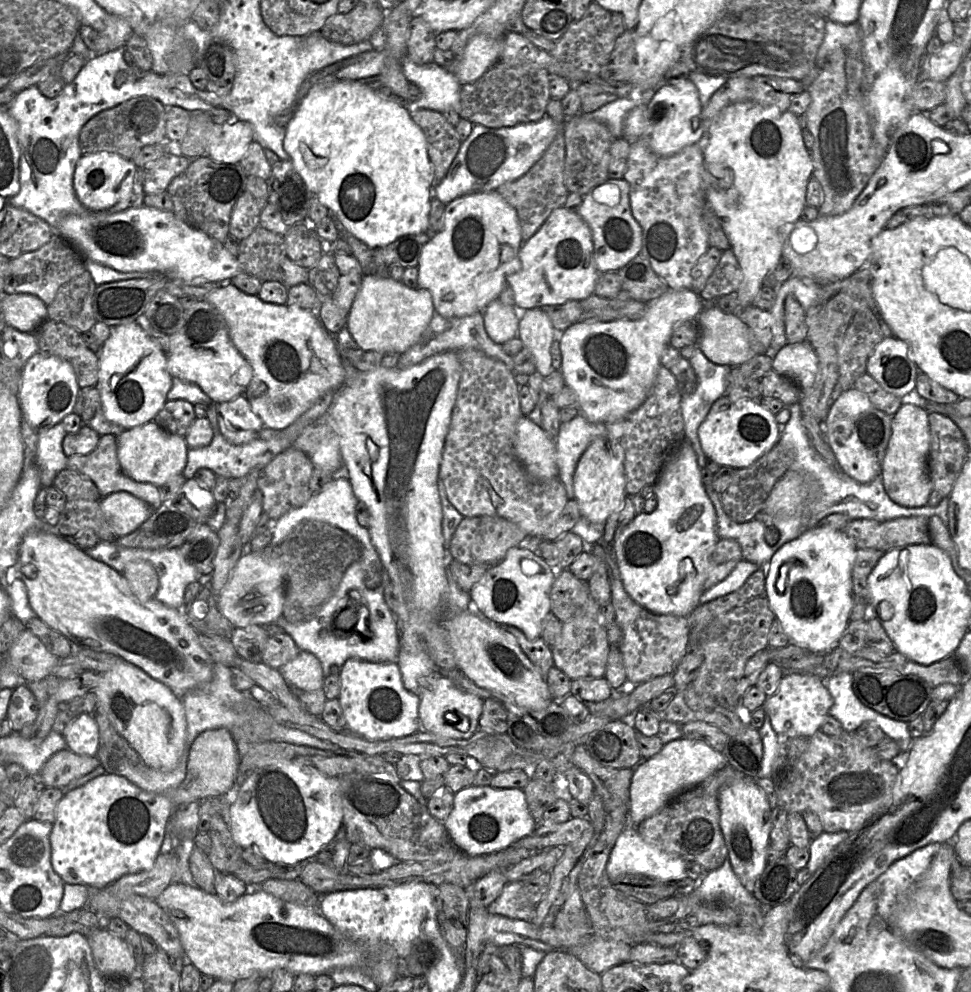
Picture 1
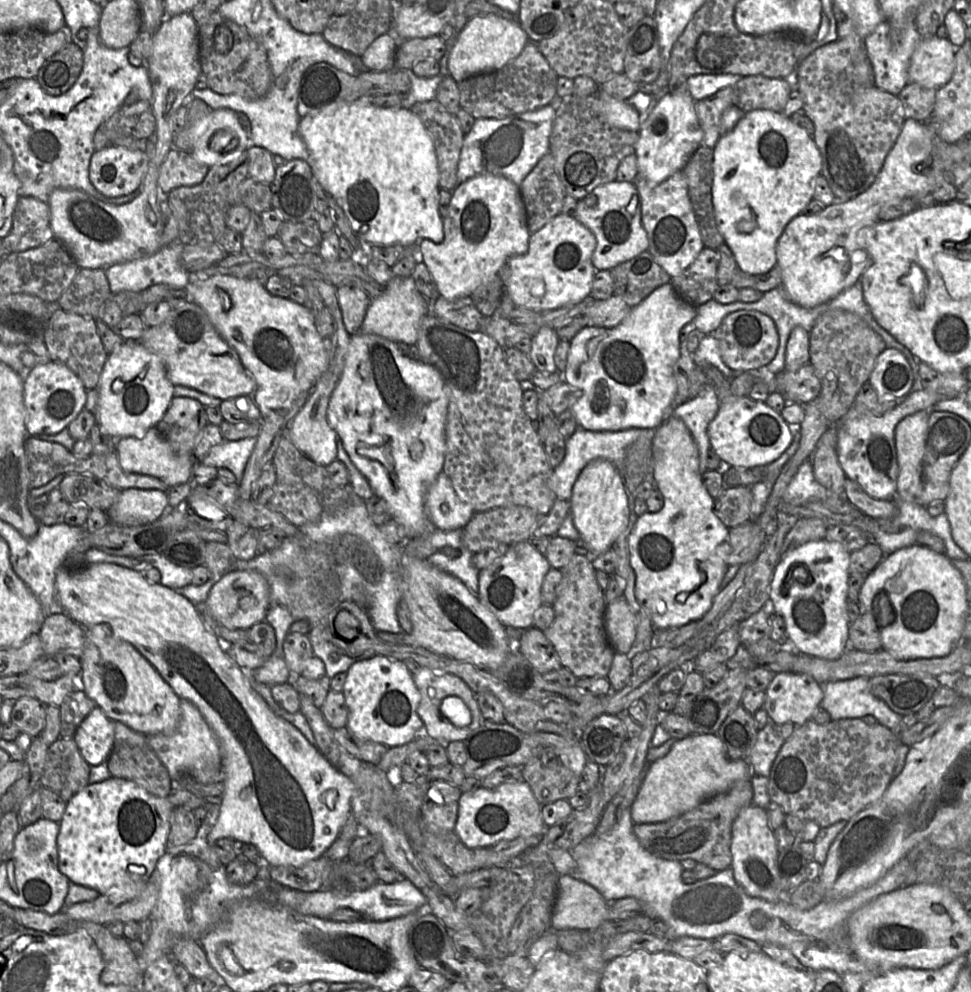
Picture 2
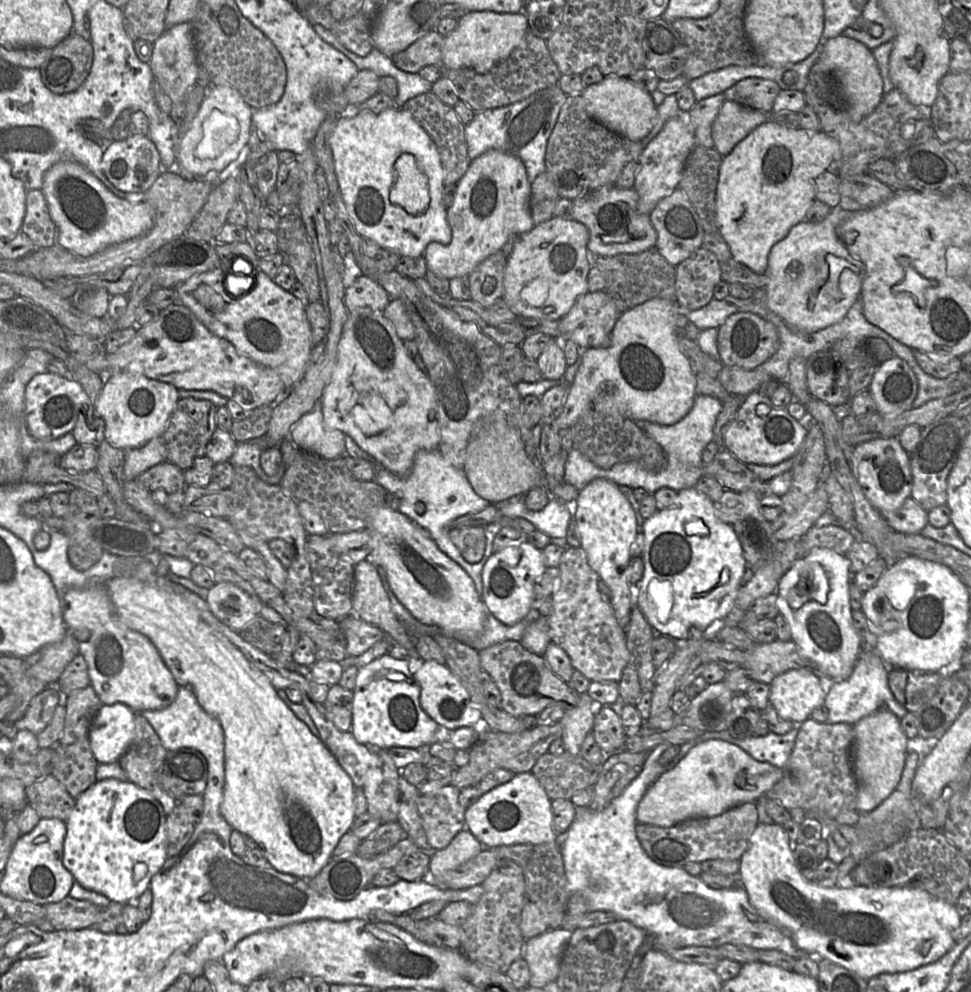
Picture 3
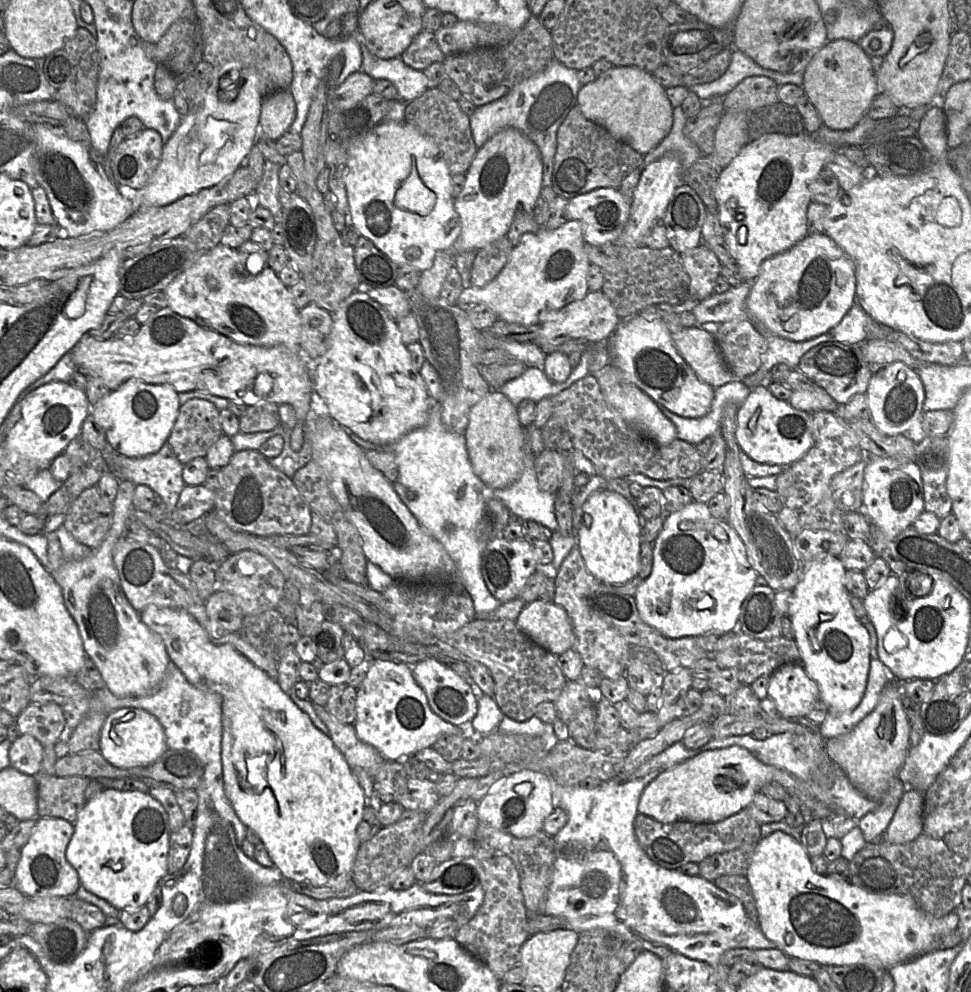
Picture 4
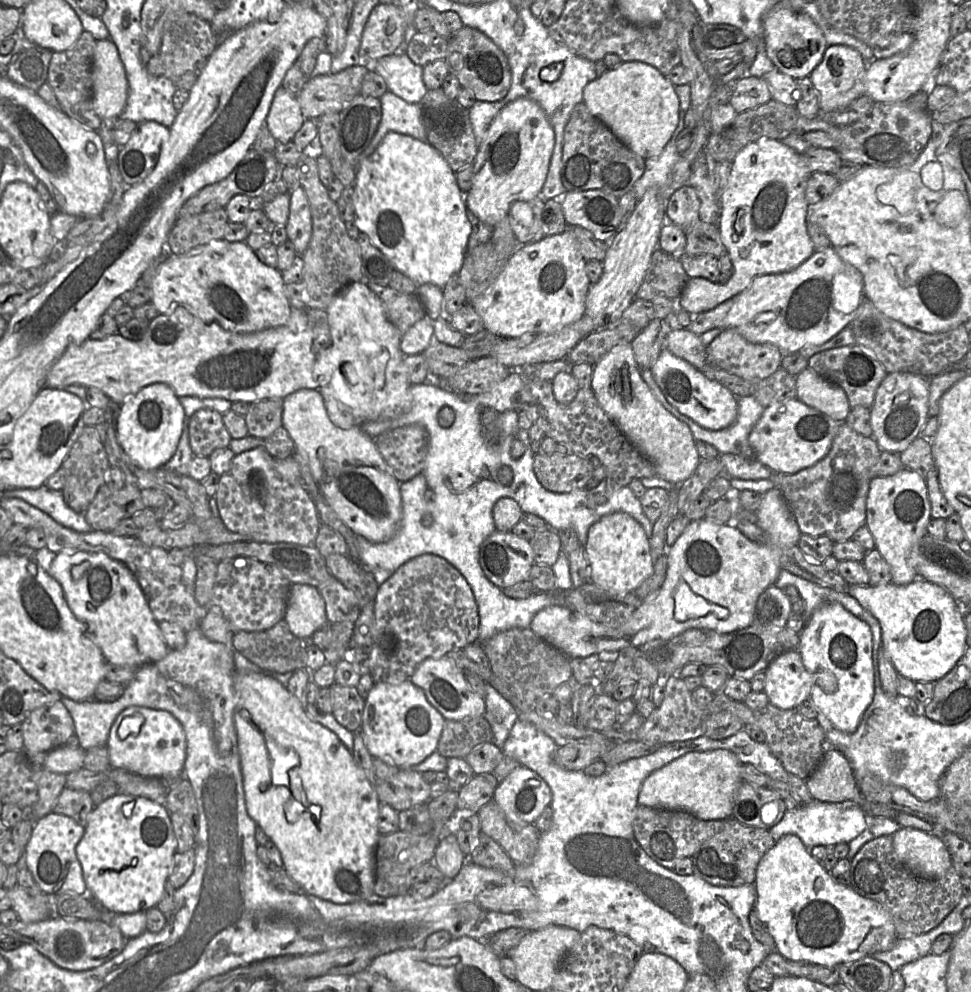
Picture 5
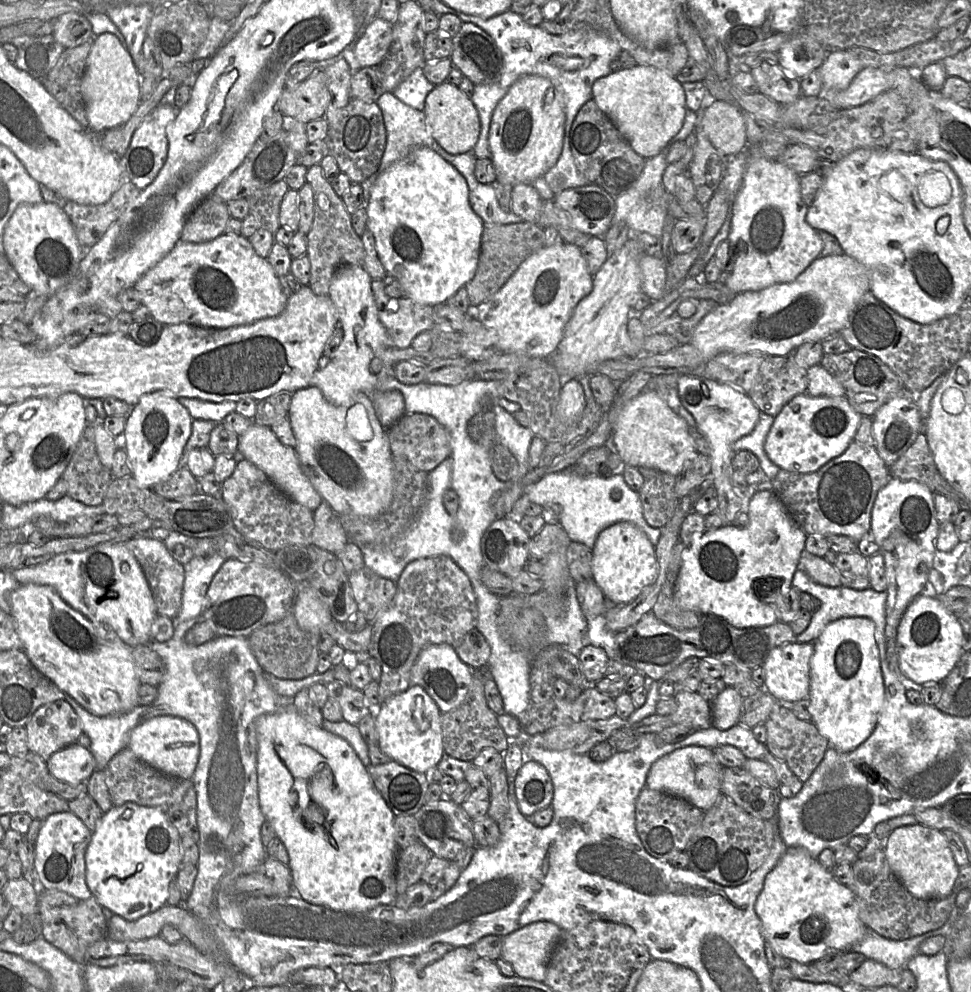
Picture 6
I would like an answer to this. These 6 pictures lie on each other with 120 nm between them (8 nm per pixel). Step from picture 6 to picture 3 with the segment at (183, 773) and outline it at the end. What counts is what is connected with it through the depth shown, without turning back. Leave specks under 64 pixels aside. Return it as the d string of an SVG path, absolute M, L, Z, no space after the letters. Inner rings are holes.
M124 704L103 705L89 730L91 751L99 764L118 762L135 735L135 713Z

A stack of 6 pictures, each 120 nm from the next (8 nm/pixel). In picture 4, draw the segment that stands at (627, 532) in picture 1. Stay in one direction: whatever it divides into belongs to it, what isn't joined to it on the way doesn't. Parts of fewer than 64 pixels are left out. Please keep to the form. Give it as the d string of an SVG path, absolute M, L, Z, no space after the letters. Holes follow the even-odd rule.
M694 501L679 511L665 515L666 517L664 519L662 530L659 533L653 548L652 571L638 586L634 596L641 619L646 624L659 631L662 635L674 639L682 637L698 637L705 634L725 634L735 631L737 629L741 605L750 591L757 585L756 581L759 576L749 559L745 544L728 521L718 520L711 515L708 506L705 503Z

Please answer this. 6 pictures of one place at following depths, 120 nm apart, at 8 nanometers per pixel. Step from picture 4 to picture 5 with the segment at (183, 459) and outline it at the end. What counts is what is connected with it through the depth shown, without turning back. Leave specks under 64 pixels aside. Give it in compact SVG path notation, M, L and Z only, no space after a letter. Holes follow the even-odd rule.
M202 408L188 419L189 444L193 455L209 457L220 448L229 447L231 436L222 414Z

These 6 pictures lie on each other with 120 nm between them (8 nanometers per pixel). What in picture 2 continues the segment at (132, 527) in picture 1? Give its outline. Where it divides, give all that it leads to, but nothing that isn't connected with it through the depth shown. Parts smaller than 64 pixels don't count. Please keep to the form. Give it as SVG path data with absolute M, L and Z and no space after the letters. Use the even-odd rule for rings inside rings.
M130 488L120 490L107 514L110 522L119 525L146 524L154 522L171 508L165 491Z

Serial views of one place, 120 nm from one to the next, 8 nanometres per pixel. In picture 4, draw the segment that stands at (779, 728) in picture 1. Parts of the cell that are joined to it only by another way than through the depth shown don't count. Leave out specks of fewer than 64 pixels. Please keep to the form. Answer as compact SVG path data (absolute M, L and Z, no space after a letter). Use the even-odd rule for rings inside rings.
M787 663L769 676L768 697L774 701L780 715L806 717L820 700L820 690L818 684L806 673L801 663Z

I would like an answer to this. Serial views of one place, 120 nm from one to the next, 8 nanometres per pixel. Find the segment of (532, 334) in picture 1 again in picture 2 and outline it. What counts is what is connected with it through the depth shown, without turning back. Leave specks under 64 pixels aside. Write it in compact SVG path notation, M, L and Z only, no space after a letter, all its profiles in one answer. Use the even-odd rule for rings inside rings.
M541 326L531 338L532 345L529 357L535 369L548 373L556 372L555 352L560 338L555 329Z

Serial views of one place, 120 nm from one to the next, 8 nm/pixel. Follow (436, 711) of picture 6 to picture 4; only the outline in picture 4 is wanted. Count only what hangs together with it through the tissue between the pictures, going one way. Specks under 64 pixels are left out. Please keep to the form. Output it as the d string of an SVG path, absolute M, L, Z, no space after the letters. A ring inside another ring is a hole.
M375 660L357 690L356 720L354 729L357 737L376 749L386 760L395 762L401 756L410 757L426 748L432 748L442 735L462 735L458 726L452 725L430 708L425 692L416 683L412 667L407 663L388 660Z

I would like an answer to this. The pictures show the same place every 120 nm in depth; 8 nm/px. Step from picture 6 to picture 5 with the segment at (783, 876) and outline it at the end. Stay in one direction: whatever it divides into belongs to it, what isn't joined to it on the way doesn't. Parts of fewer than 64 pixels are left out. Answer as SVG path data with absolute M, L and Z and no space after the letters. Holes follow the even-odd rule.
M797 835L781 837L764 854L756 869L754 886L754 909L757 916L774 938L777 952L787 960L839 967L874 953L887 951L898 940L889 913L878 902L858 894L850 885L836 882Z

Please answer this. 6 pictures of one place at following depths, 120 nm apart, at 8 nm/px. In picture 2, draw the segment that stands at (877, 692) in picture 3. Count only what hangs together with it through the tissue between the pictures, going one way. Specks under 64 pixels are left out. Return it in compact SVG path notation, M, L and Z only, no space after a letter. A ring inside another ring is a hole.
M856 677L824 684L821 707L829 712L833 721L873 716L883 726L898 732L903 716L871 693L869 678Z

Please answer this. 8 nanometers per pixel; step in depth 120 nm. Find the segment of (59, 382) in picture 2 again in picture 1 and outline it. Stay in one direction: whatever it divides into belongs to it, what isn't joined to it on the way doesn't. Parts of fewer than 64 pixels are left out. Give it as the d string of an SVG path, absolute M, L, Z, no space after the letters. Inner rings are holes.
M41 351L35 353L21 371L18 398L23 419L36 431L61 423L66 415L73 413L79 390L74 368L68 361Z

